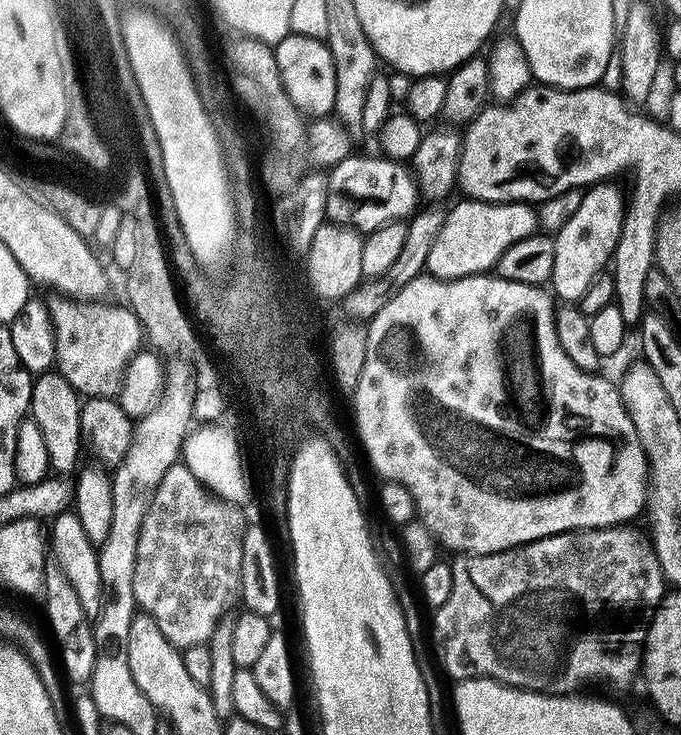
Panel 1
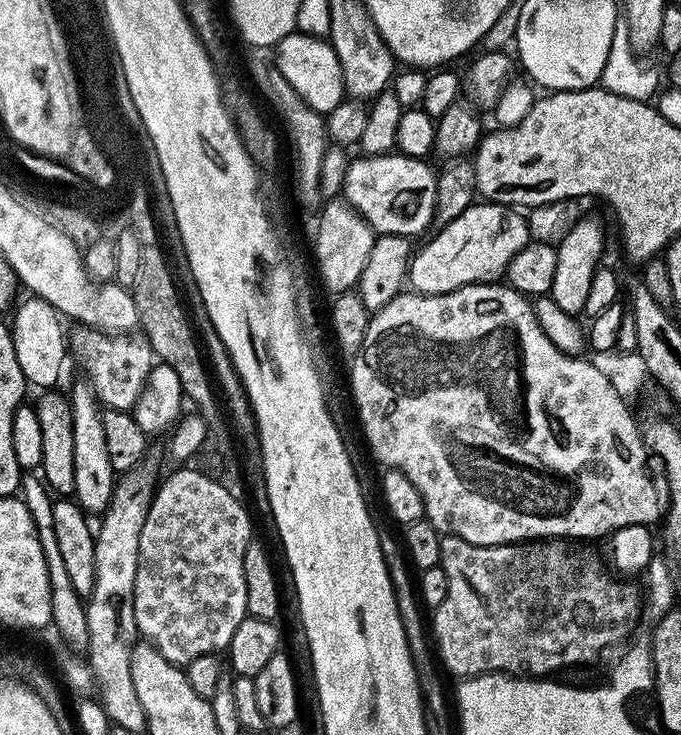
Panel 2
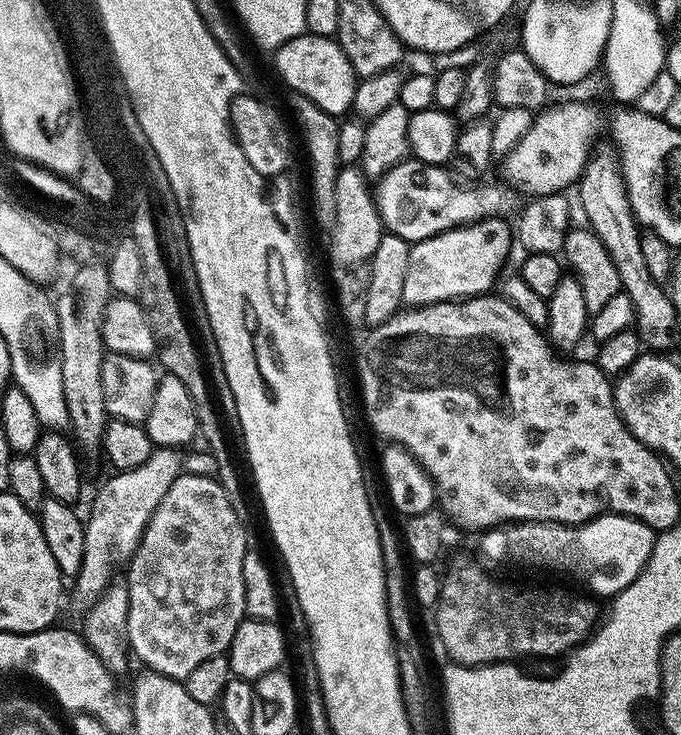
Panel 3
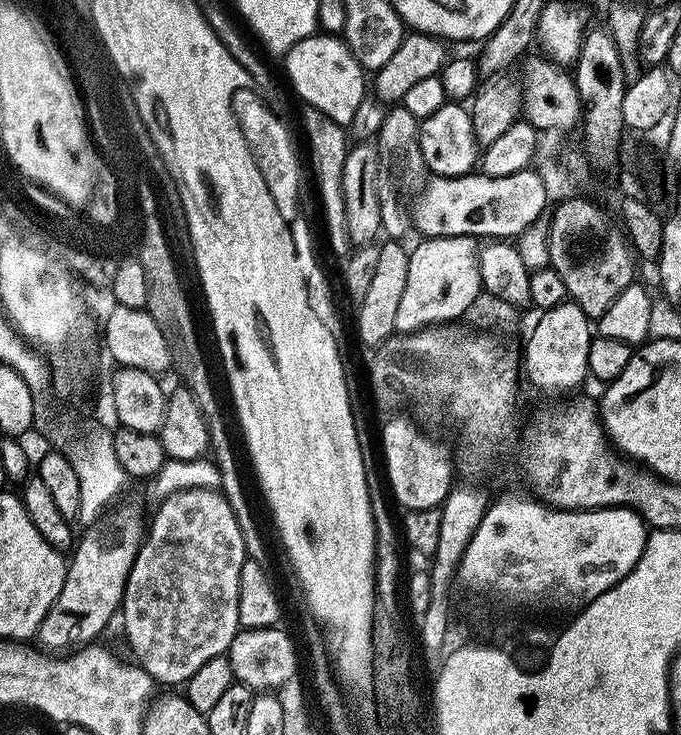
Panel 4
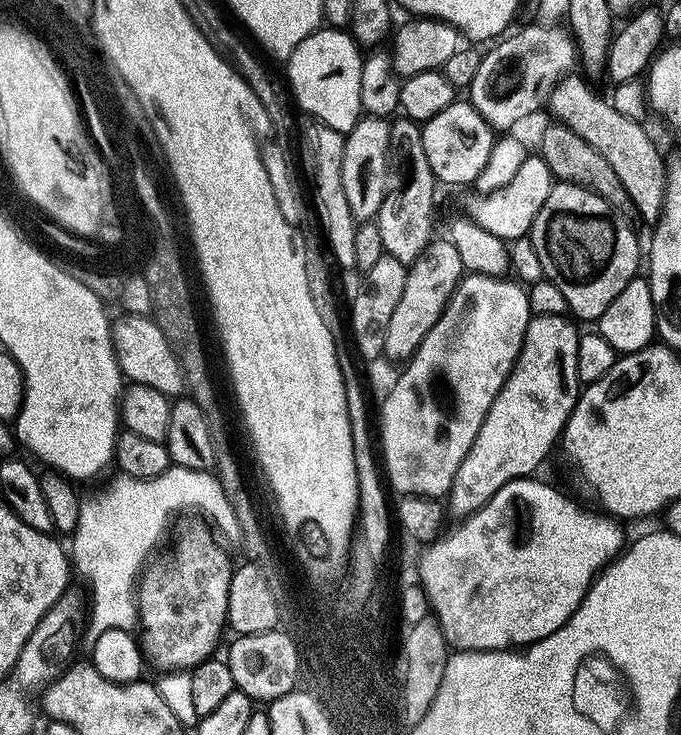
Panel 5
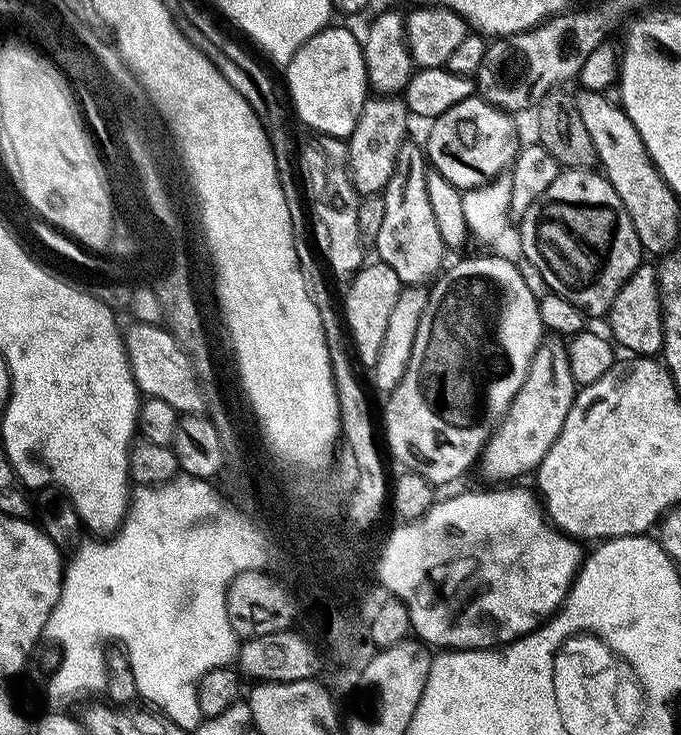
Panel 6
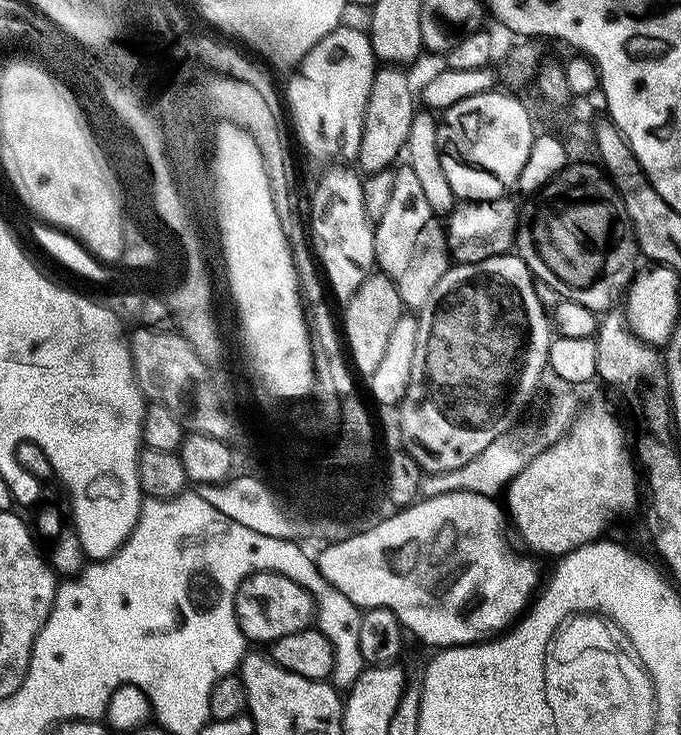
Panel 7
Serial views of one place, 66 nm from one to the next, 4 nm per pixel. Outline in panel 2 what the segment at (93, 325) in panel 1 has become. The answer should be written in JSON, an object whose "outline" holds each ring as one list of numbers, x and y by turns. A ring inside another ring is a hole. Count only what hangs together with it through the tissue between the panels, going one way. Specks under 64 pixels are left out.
{"outline":[[89,326,77,327,77,332,70,336,70,352,78,363,84,367,87,383,91,384,94,394,100,400,101,405,105,409,114,412,132,412,135,409,144,393,144,386,148,381,149,375,152,373,154,365,157,363,158,357,148,337,132,334,112,335,106,332,100,332]]}

